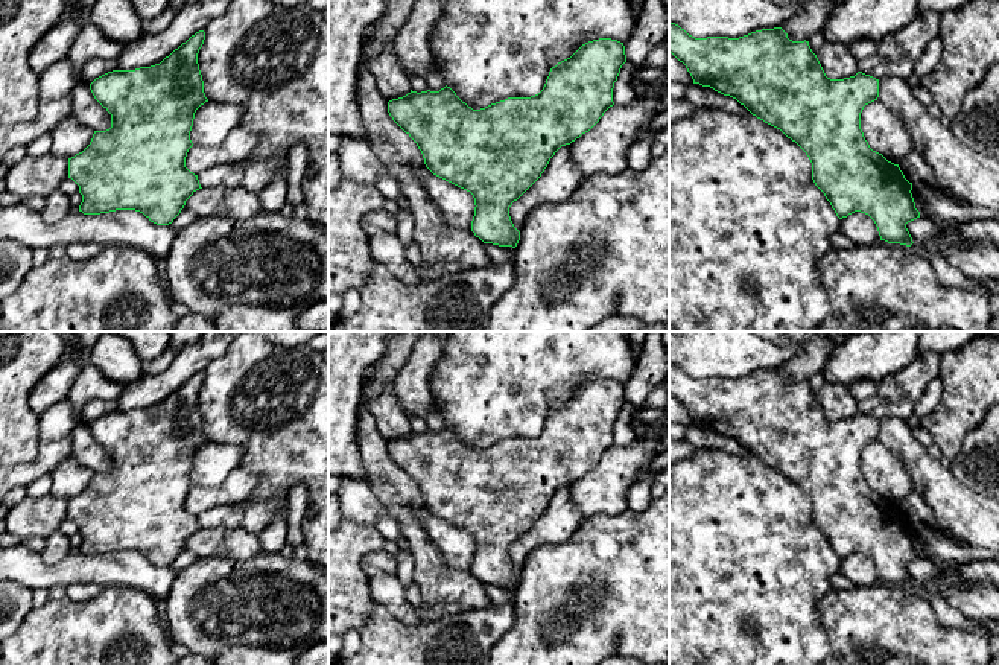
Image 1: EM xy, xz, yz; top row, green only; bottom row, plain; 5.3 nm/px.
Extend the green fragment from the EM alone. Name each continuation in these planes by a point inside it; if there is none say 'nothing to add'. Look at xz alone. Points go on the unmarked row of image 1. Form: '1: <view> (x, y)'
nothing to add

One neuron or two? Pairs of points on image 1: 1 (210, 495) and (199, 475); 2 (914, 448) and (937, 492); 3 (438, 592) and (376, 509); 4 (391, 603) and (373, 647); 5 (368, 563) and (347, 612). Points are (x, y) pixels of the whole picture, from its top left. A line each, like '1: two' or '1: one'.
1: two
2: one
3: two
4: two
5: two

